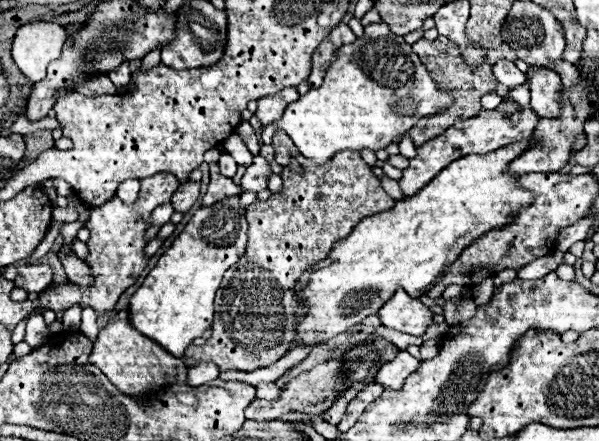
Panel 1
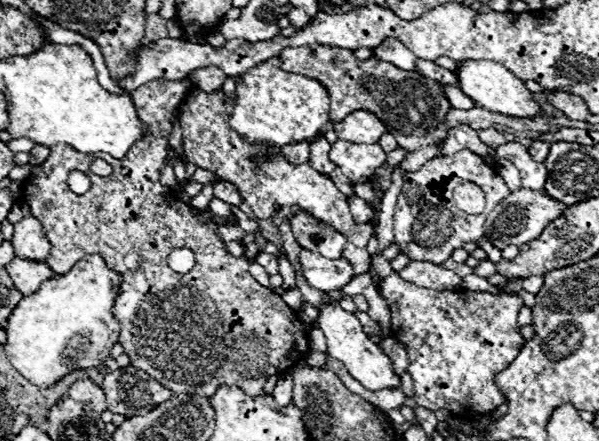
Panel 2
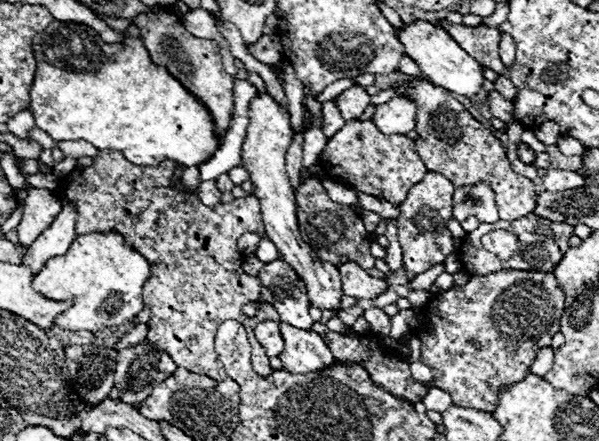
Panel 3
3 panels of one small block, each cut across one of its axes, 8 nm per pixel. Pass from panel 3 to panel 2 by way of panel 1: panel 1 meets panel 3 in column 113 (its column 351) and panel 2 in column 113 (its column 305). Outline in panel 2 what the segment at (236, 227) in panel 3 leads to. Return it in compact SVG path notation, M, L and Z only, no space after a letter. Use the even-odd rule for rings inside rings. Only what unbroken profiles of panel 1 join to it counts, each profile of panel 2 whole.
M154 80L132 92L132 102L138 112L138 120L146 126L146 138L140 138L130 146L126 158L118 160L104 152L104 160L112 164L114 172L100 178L90 172L90 162L98 154L80 154L70 146L54 146L50 158L34 166L30 176L22 182L22 200L30 206L30 214L42 222L42 230L52 244L52 254L48 258L50 270L54 274L68 272L78 260L88 254L98 254L104 262L120 274L120 294L114 302L114 316L120 324L118 344L122 344L124 354L130 358L132 366L146 370L156 382L162 382L172 394L194 394L212 398L220 386L238 386L244 394L260 396L264 382L270 376L286 372L294 364L308 356L310 342L308 334L290 306L282 302L270 288L258 284L248 272L250 262L230 256L224 242L218 238L216 224L202 222L188 210L188 204L176 200L172 190L164 188L158 180L160 166L166 162L168 136L172 132L172 110L182 102L184 92L190 88L190 80L166 82ZM70 170L82 170L90 178L90 190L86 194L74 194L68 190L66 176ZM174 248L190 248L196 256L196 264L186 274L176 274L168 266L168 254Z

